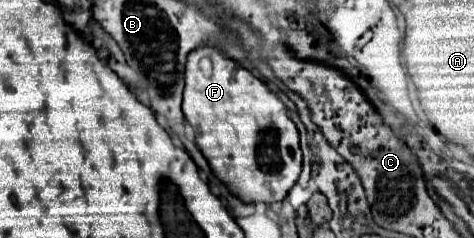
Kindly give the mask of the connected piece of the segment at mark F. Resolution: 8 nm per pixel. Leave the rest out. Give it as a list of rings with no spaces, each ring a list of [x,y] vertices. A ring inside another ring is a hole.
[[[211,42],[201,44],[201,48],[195,48],[195,52],[189,52],[189,56],[187,56],[187,64],[185,64],[185,92],[183,92],[183,114],[185,114],[187,122],[193,126],[193,130],[195,130],[195,142],[197,142],[199,150],[203,152],[203,156],[209,160],[211,170],[215,172],[215,176],[217,176],[219,180],[223,180],[223,182],[231,188],[231,192],[233,192],[235,196],[239,196],[243,202],[265,202],[265,204],[281,202],[281,200],[287,196],[287,192],[291,190],[291,186],[295,184],[295,180],[299,178],[301,158],[303,158],[303,156],[301,156],[301,148],[299,148],[299,130],[297,130],[297,126],[293,124],[293,120],[289,118],[285,104],[279,100],[277,94],[273,94],[273,92],[269,90],[269,86],[267,86],[265,82],[261,82],[259,78],[255,78],[247,68],[243,68],[237,60],[229,58],[219,46],[215,46],[215,44],[211,44]],[[201,60],[209,60],[209,62],[211,62],[211,72],[203,72],[203,68],[199,66]]]

